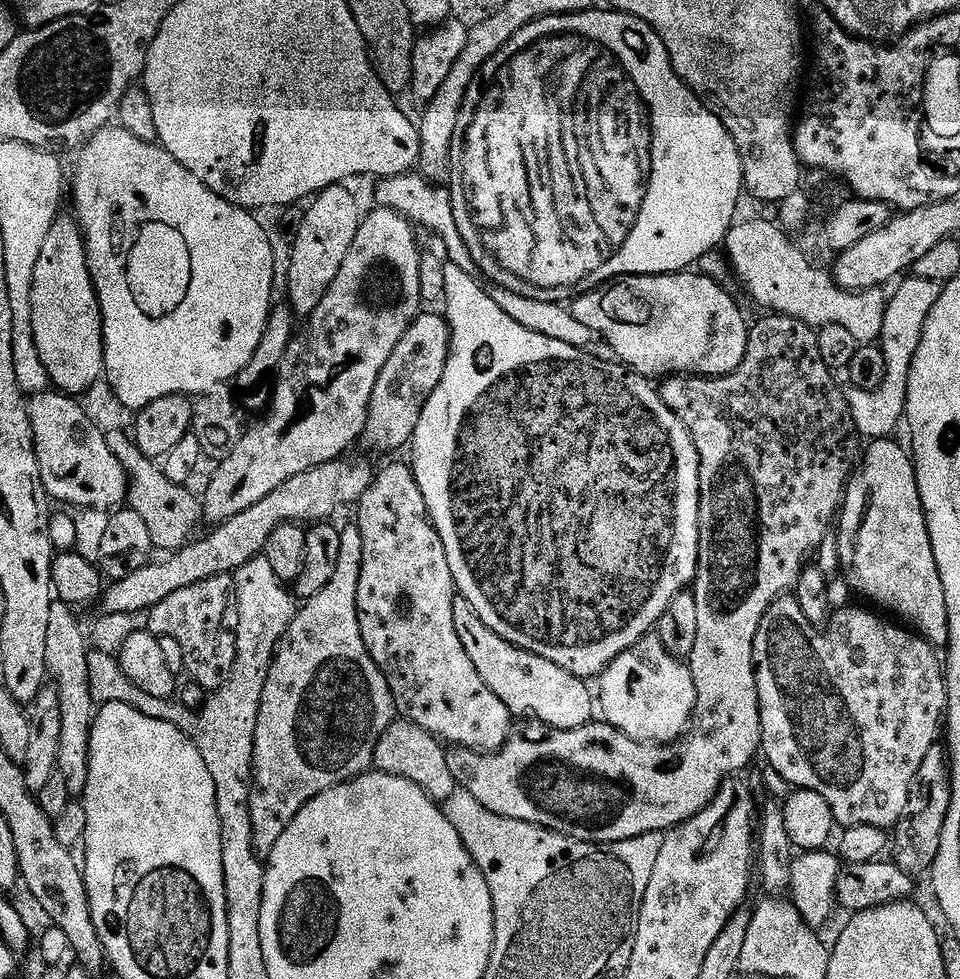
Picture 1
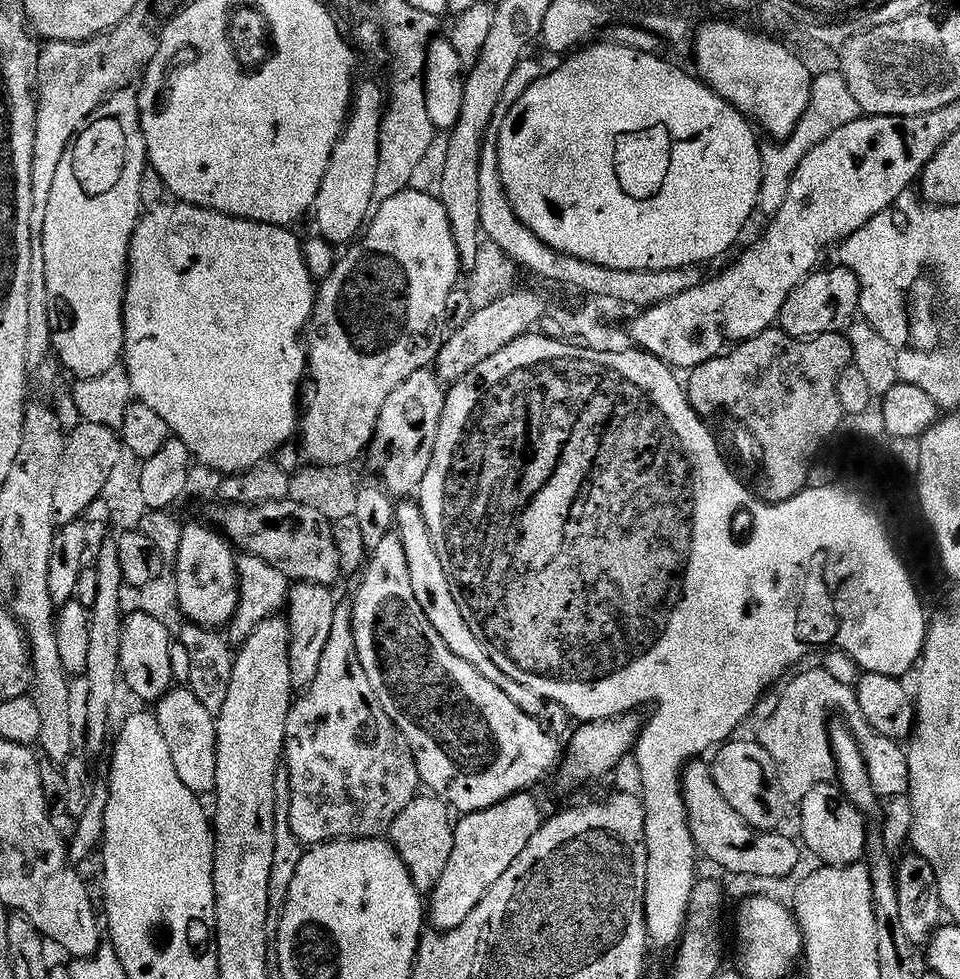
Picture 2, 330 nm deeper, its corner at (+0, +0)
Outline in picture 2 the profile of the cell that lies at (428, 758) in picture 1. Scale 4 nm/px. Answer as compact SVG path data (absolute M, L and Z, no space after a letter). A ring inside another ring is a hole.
M420 794L392 823L390 842L410 870L414 886L422 894L431 893L438 886L438 878L442 878L442 870L446 870L450 862L450 850L454 850L454 824L451 819L448 821L447 811L443 800L432 794Z

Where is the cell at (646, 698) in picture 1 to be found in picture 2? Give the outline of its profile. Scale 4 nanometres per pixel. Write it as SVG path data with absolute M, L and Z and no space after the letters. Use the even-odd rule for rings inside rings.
M702 760L691 761L681 777L684 805L687 807L688 823L697 851L711 864L720 861L736 872L752 872L767 876L773 882L780 882L796 872L800 864L799 846L794 840L786 841L776 837L753 838L751 832L736 818L736 809L720 792L713 780L711 767Z

